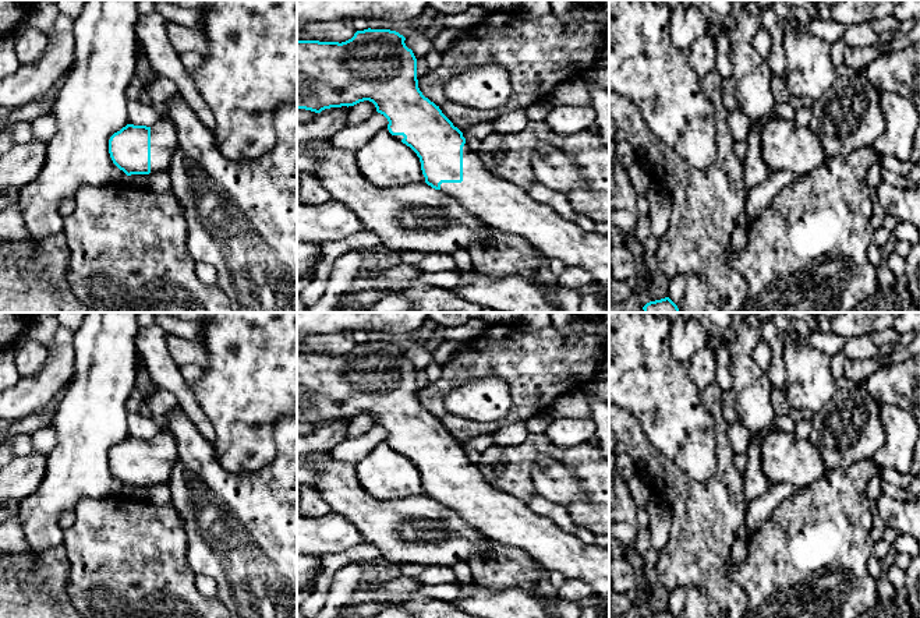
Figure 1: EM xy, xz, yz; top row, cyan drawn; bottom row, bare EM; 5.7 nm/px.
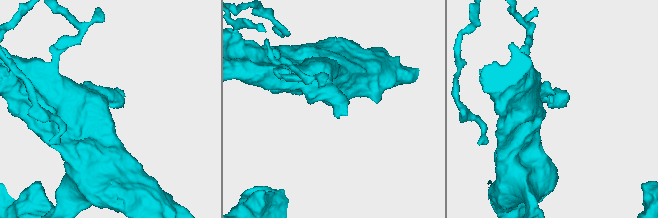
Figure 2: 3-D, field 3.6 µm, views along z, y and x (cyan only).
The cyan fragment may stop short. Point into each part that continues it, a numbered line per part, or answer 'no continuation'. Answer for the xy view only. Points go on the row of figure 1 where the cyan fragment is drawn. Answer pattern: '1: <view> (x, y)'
1: xy (163, 134)

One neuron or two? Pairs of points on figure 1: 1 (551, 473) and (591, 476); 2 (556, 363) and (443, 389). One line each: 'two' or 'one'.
1: two
2: one

